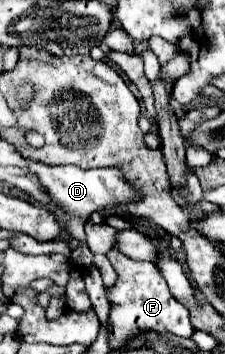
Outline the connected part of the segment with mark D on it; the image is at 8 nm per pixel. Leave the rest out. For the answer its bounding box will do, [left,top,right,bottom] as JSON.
[27,160,141,242]

